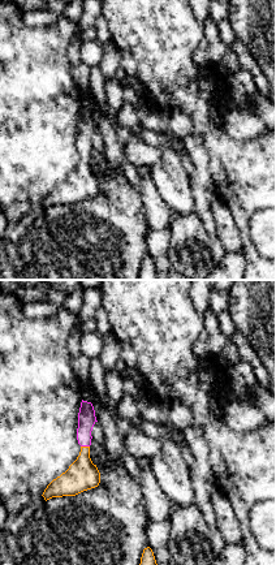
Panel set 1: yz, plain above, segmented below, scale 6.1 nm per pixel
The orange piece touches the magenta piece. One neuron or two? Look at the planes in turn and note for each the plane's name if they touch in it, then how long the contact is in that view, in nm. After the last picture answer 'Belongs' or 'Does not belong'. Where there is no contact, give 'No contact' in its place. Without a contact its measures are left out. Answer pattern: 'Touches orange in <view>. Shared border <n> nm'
Touches orange in yz. Shared border 60 nm

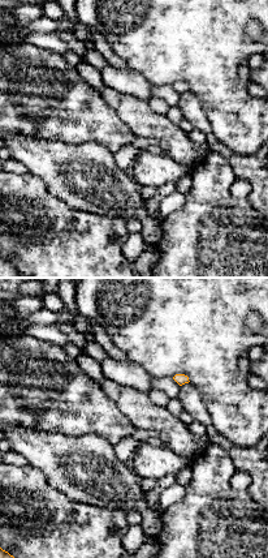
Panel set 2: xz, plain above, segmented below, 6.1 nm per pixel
No contact

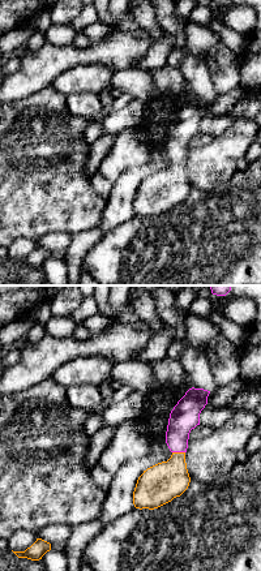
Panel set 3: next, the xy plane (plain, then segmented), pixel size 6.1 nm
Touches orange in xy. Shared border 80 nm

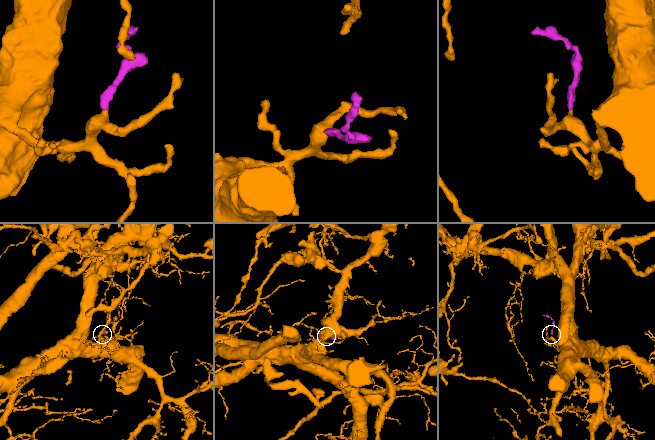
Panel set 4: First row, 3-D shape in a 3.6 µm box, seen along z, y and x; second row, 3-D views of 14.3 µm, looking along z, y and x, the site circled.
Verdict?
Belongs

